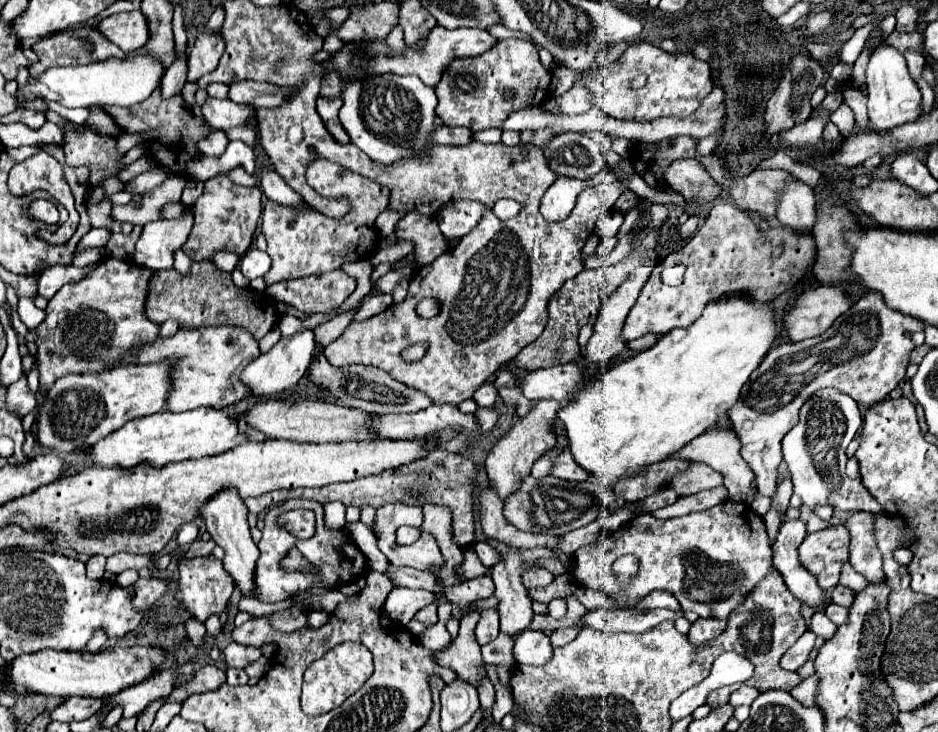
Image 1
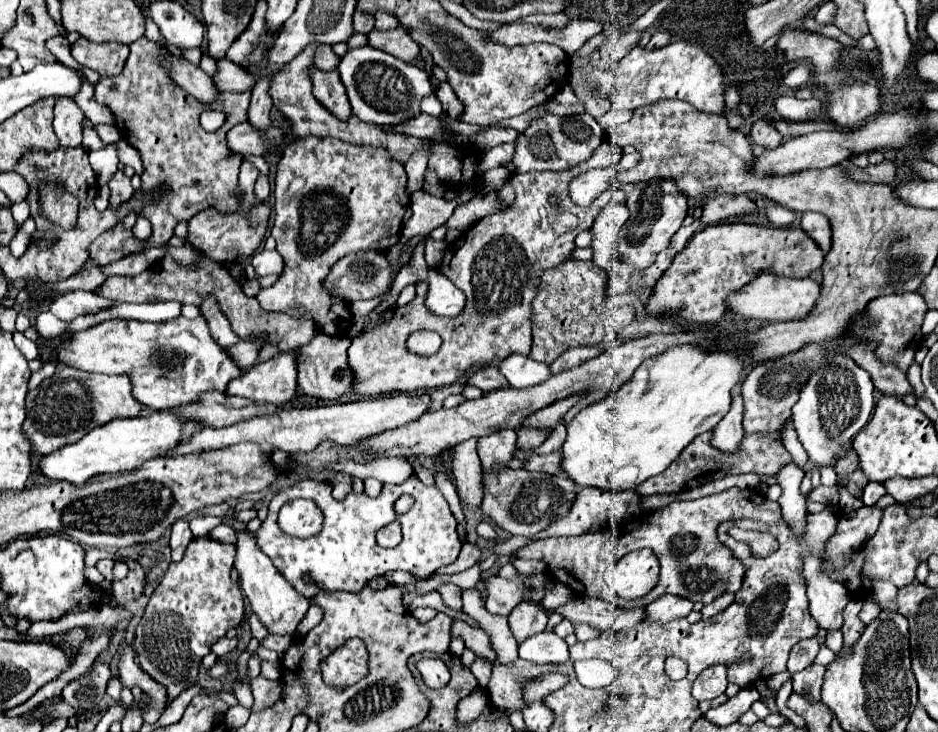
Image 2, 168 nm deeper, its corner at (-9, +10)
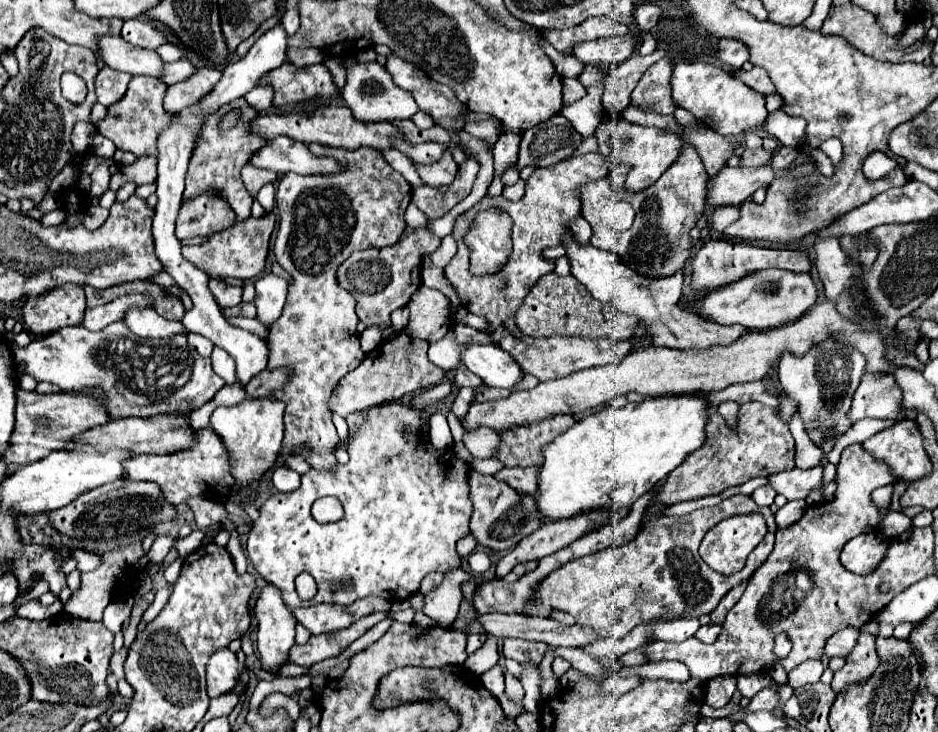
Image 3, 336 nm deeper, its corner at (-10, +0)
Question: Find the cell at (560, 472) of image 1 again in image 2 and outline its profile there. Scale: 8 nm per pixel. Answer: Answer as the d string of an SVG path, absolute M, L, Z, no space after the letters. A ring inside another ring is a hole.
M553 451L553 453L549 453L549 455L531 455L529 461L525 463L525 469L557 475L557 473L563 473L561 461L563 461L561 451Z

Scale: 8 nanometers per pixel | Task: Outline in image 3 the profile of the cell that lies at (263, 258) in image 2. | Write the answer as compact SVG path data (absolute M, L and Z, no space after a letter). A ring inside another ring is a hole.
M268 273L268 275L262 275L260 279L256 279L254 287L256 287L256 299L254 299L256 319L264 327L270 327L282 315L288 285L282 277Z

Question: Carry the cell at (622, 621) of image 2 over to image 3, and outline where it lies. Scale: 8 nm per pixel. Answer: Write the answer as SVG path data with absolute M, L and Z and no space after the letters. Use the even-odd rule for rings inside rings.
M488 613L478 617L480 625L488 635L498 639L520 637L528 641L542 641L546 645L556 647L582 647L596 639L596 633L586 627L562 627L554 619L536 619L524 615L506 615L506 613Z

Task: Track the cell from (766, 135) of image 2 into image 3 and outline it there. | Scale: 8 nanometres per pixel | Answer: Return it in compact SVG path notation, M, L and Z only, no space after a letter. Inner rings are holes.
M744 149L742 157L740 157L740 165L742 167L760 167L764 163L770 163L772 153L764 151L764 149Z

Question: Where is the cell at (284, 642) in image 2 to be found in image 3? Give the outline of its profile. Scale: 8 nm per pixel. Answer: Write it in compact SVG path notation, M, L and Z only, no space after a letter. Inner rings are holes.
M372 613L366 615L364 619L358 619L352 627L332 631L332 633L322 633L322 635L312 635L308 643L304 645L294 645L290 651L290 661L296 665L312 667L324 659L338 657L346 647L350 647L362 633L366 633L370 627L374 627L378 621L386 619L386 613Z

